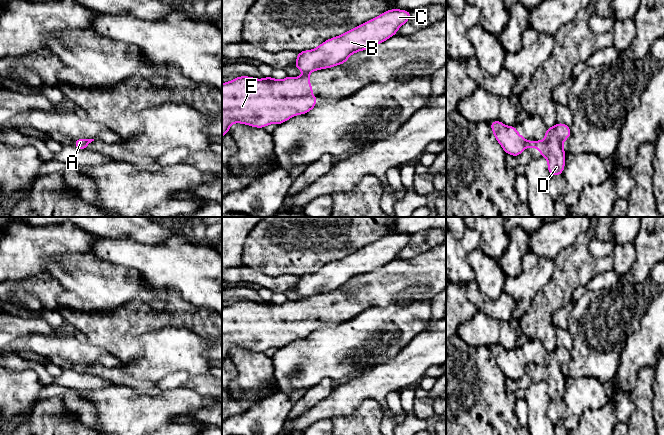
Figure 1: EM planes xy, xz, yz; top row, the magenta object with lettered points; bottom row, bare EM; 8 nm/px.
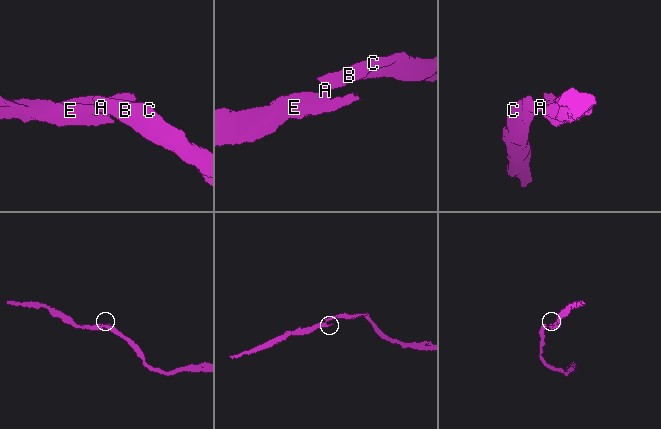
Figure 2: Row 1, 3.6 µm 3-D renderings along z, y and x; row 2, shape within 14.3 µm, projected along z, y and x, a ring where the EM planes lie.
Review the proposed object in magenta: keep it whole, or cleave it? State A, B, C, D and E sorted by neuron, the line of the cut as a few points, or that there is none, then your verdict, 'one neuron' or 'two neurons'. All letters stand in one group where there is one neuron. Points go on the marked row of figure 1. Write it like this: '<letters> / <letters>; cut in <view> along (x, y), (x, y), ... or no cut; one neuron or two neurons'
A B C / D E; cut in xz along (309, 72), (306, 74); two neurons

